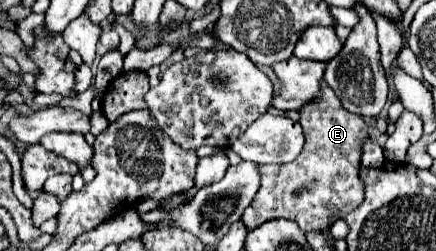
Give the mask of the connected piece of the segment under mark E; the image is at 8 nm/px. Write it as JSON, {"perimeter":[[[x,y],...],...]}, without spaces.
{"perimeter":[[[322,83],[322,95],[318,99],[314,99],[314,103],[308,103],[306,107],[300,109],[300,125],[304,129],[304,137],[306,137],[306,145],[300,153],[300,157],[296,157],[292,163],[286,165],[262,165],[260,167],[260,175],[262,175],[262,185],[252,201],[252,205],[244,211],[242,221],[246,223],[248,231],[258,227],[264,221],[276,219],[276,217],[286,217],[296,221],[302,231],[310,233],[310,231],[322,231],[328,233],[330,229],[330,217],[340,213],[346,215],[350,211],[354,211],[364,195],[362,195],[362,179],[358,175],[360,171],[360,153],[362,153],[362,145],[368,137],[368,125],[364,123],[364,119],[360,115],[350,115],[340,99],[334,95],[334,91]]]}

